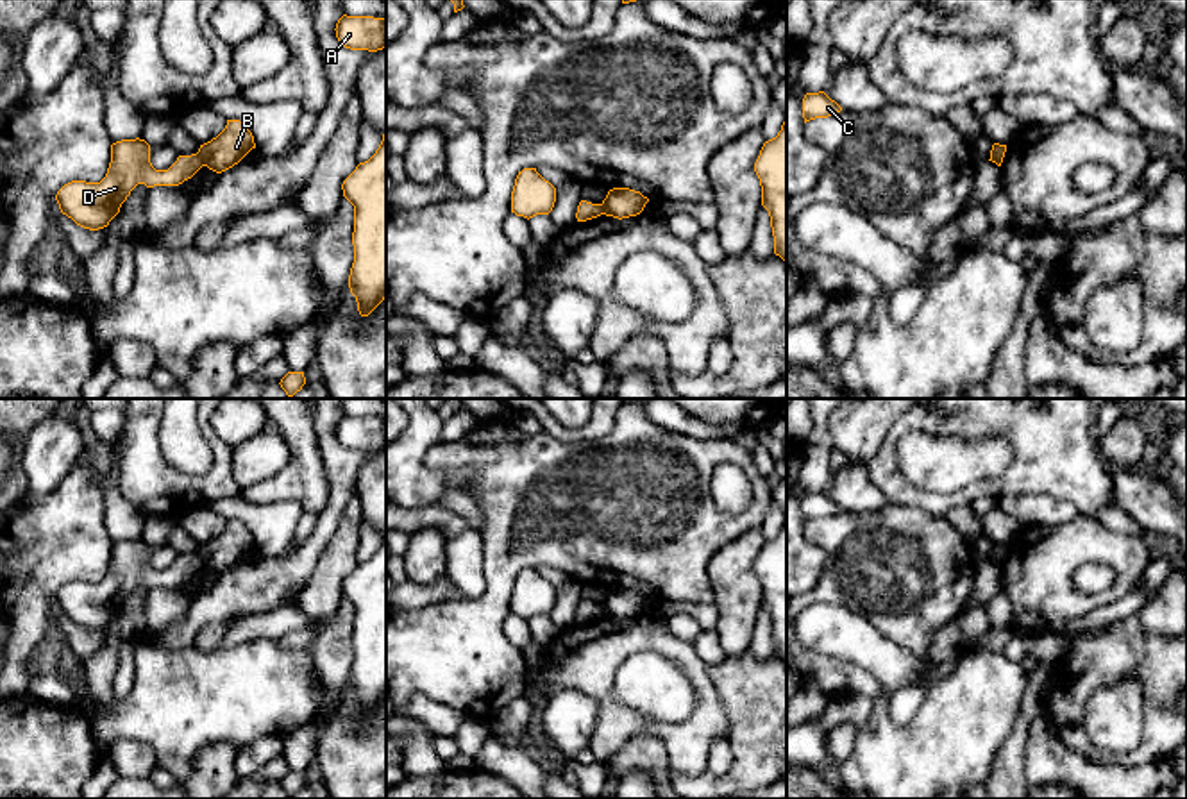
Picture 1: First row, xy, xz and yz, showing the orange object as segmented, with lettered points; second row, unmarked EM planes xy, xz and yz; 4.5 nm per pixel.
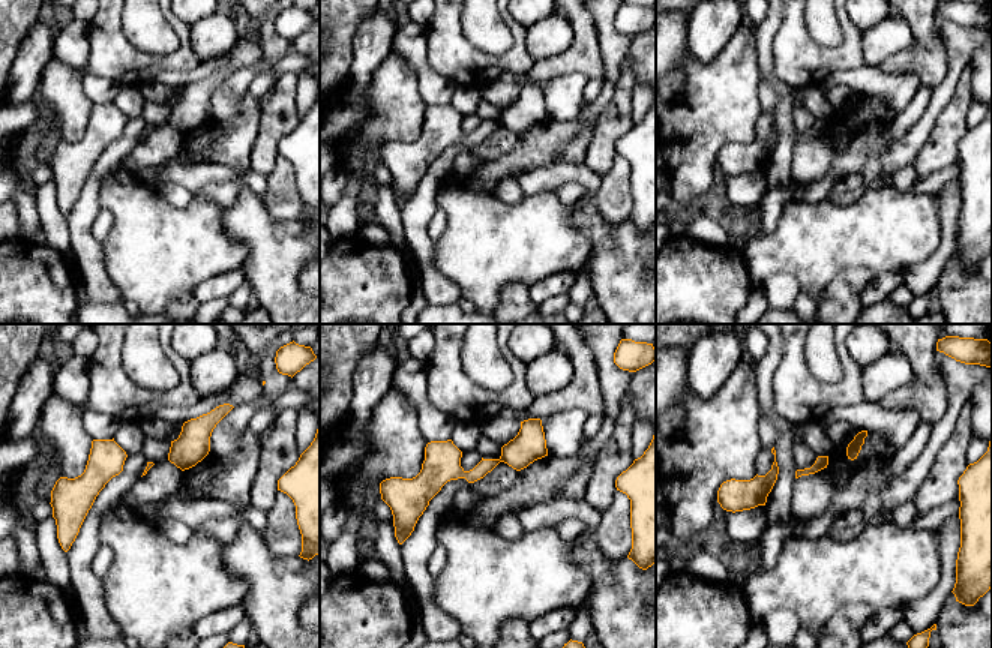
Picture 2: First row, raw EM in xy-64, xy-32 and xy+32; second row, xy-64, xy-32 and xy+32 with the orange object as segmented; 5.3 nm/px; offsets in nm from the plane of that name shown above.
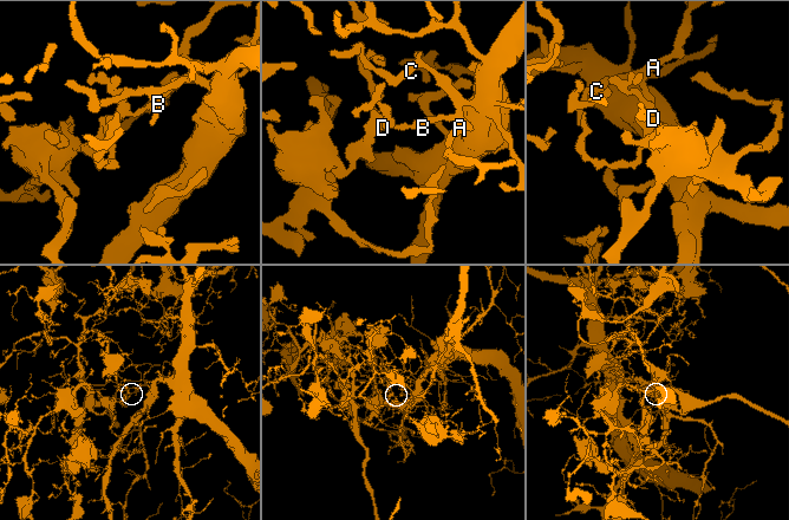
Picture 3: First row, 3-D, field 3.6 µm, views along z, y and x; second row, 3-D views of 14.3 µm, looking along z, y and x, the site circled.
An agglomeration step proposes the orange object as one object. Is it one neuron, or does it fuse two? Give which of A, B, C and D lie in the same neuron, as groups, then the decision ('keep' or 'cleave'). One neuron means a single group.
A B C / D; cleave

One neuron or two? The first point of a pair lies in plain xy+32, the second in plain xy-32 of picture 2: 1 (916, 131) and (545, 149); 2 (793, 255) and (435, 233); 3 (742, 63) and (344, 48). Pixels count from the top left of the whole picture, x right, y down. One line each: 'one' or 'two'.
1: one
2: two
3: two

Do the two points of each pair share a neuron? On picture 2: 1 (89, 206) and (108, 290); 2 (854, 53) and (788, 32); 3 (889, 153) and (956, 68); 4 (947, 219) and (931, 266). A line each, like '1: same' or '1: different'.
1: same
2: same
3: same
4: same

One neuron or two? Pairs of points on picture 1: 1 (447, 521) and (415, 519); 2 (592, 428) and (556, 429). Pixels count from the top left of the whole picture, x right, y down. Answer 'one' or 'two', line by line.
1: one
2: one

